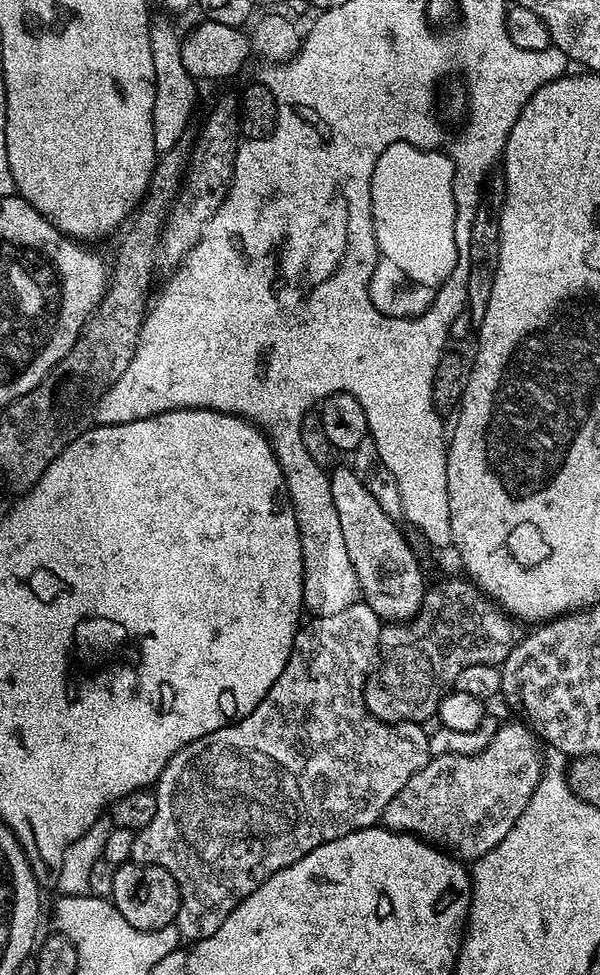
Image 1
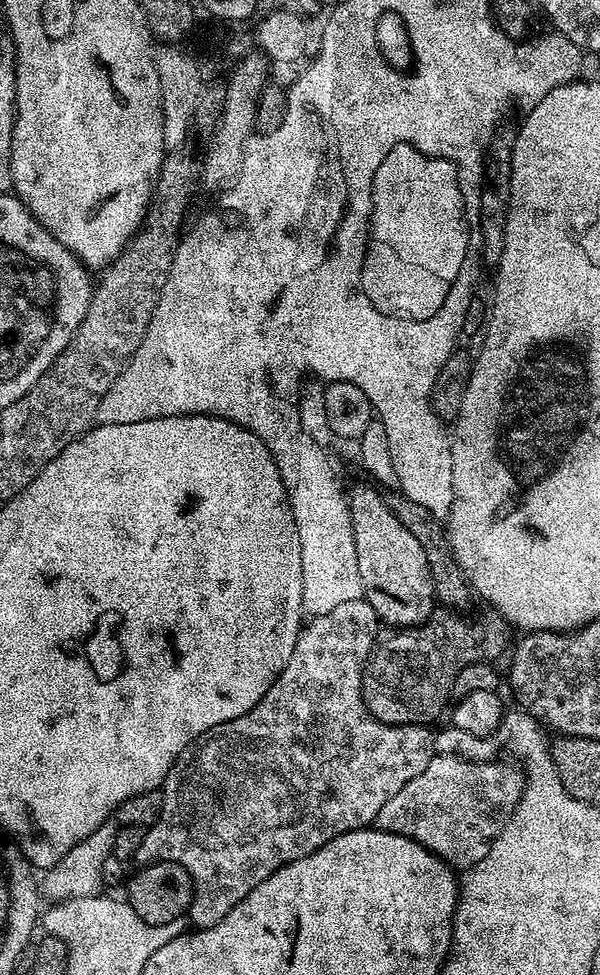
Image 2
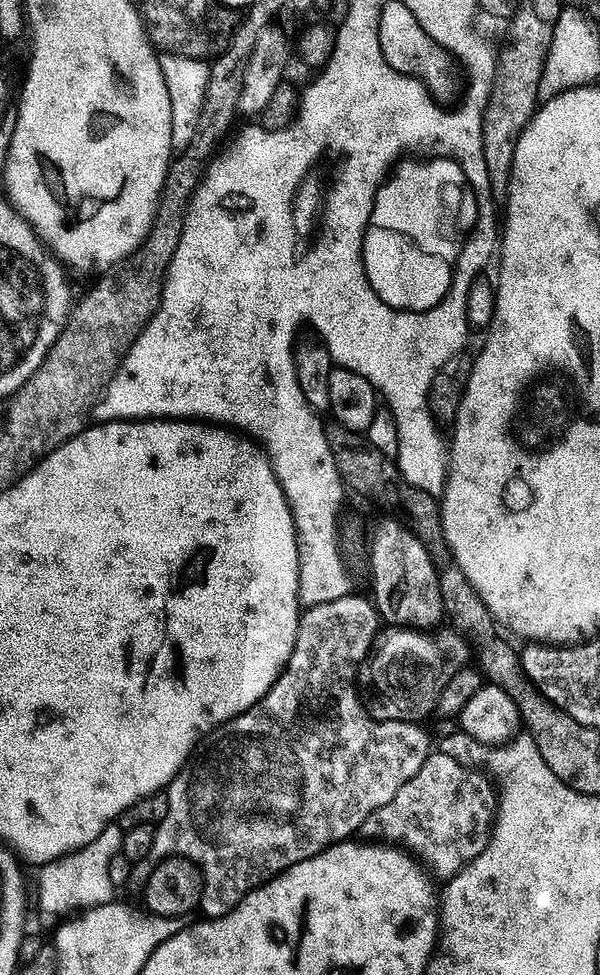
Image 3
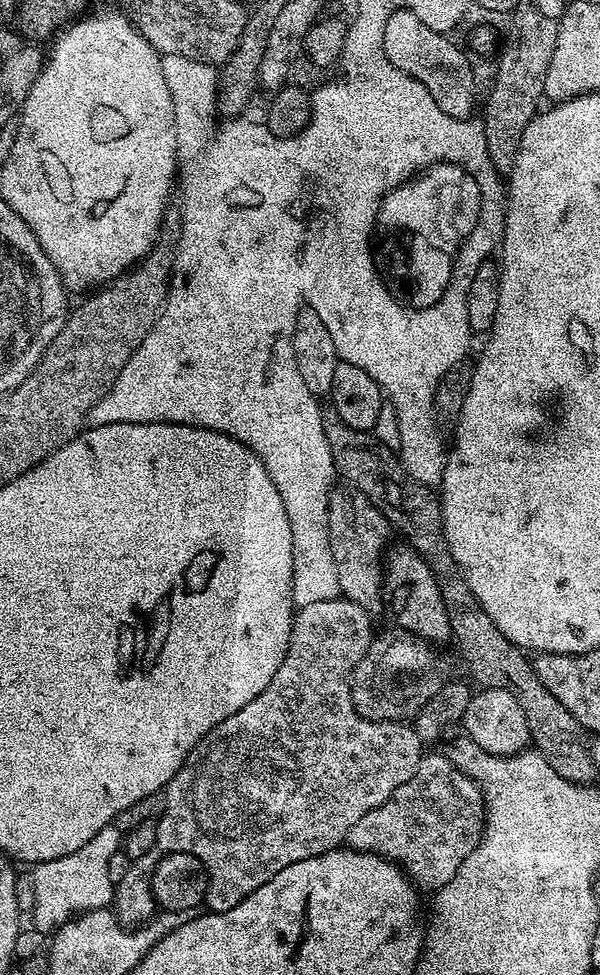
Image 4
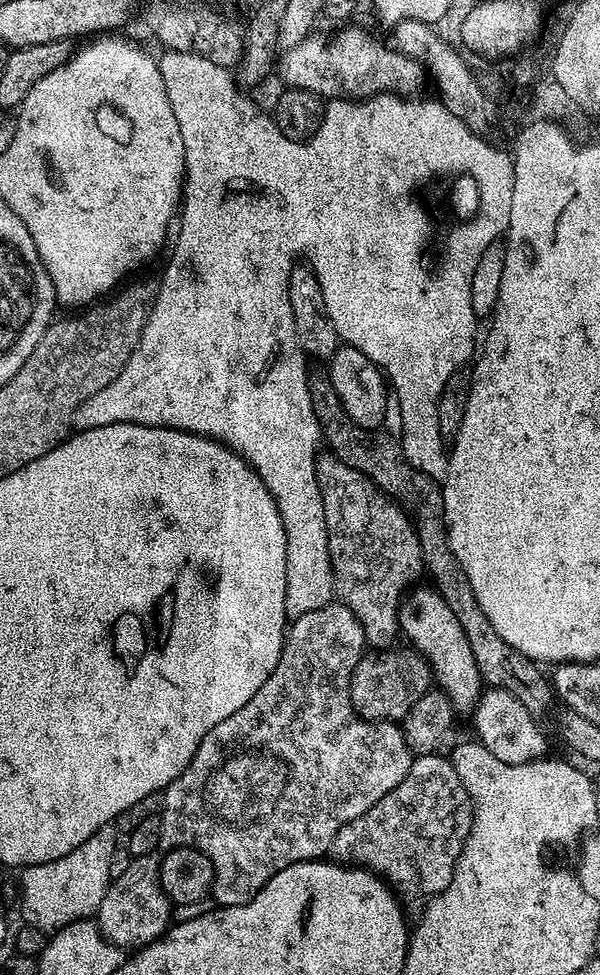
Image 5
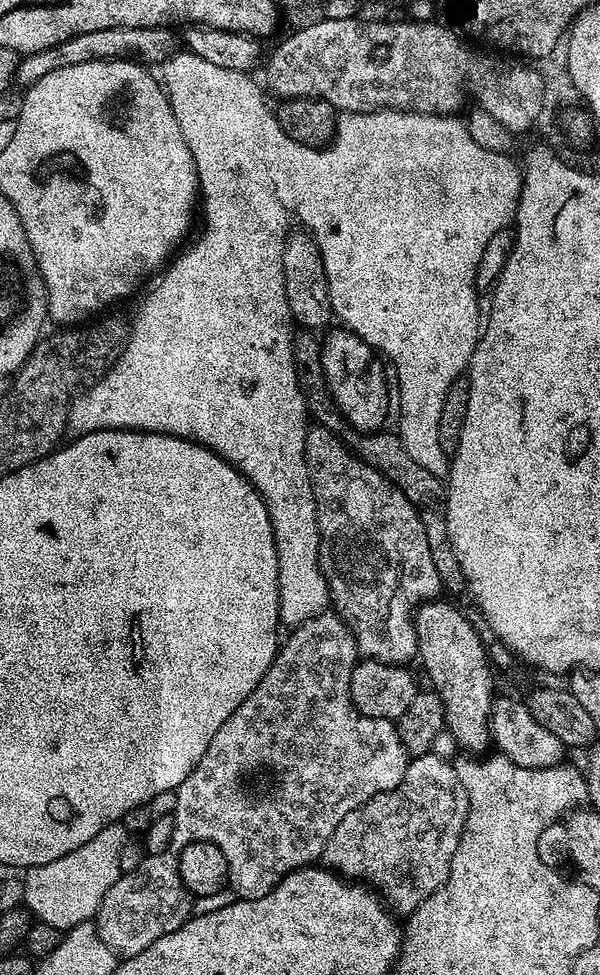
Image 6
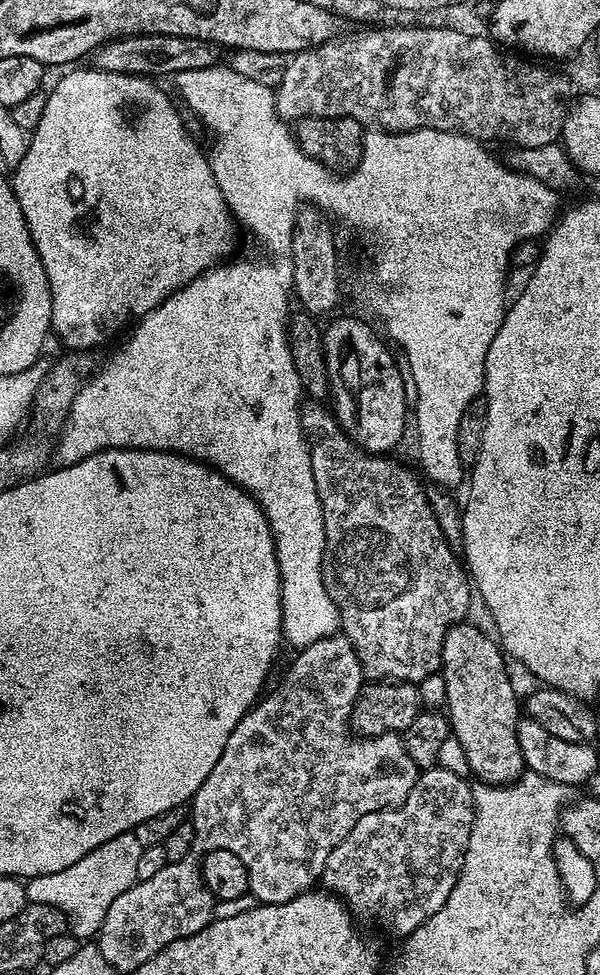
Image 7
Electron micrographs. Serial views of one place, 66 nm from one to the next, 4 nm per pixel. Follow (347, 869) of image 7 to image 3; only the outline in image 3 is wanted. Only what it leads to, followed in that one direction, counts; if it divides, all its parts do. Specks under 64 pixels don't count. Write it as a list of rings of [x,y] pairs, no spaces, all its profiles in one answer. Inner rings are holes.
[[[436,750],[422,762],[418,774],[386,802],[386,806],[378,806],[378,810],[366,818],[363,831],[372,835],[369,837],[403,846],[437,877],[451,878],[465,864],[478,858],[488,845],[497,807],[497,793],[483,771],[473,770]]]

